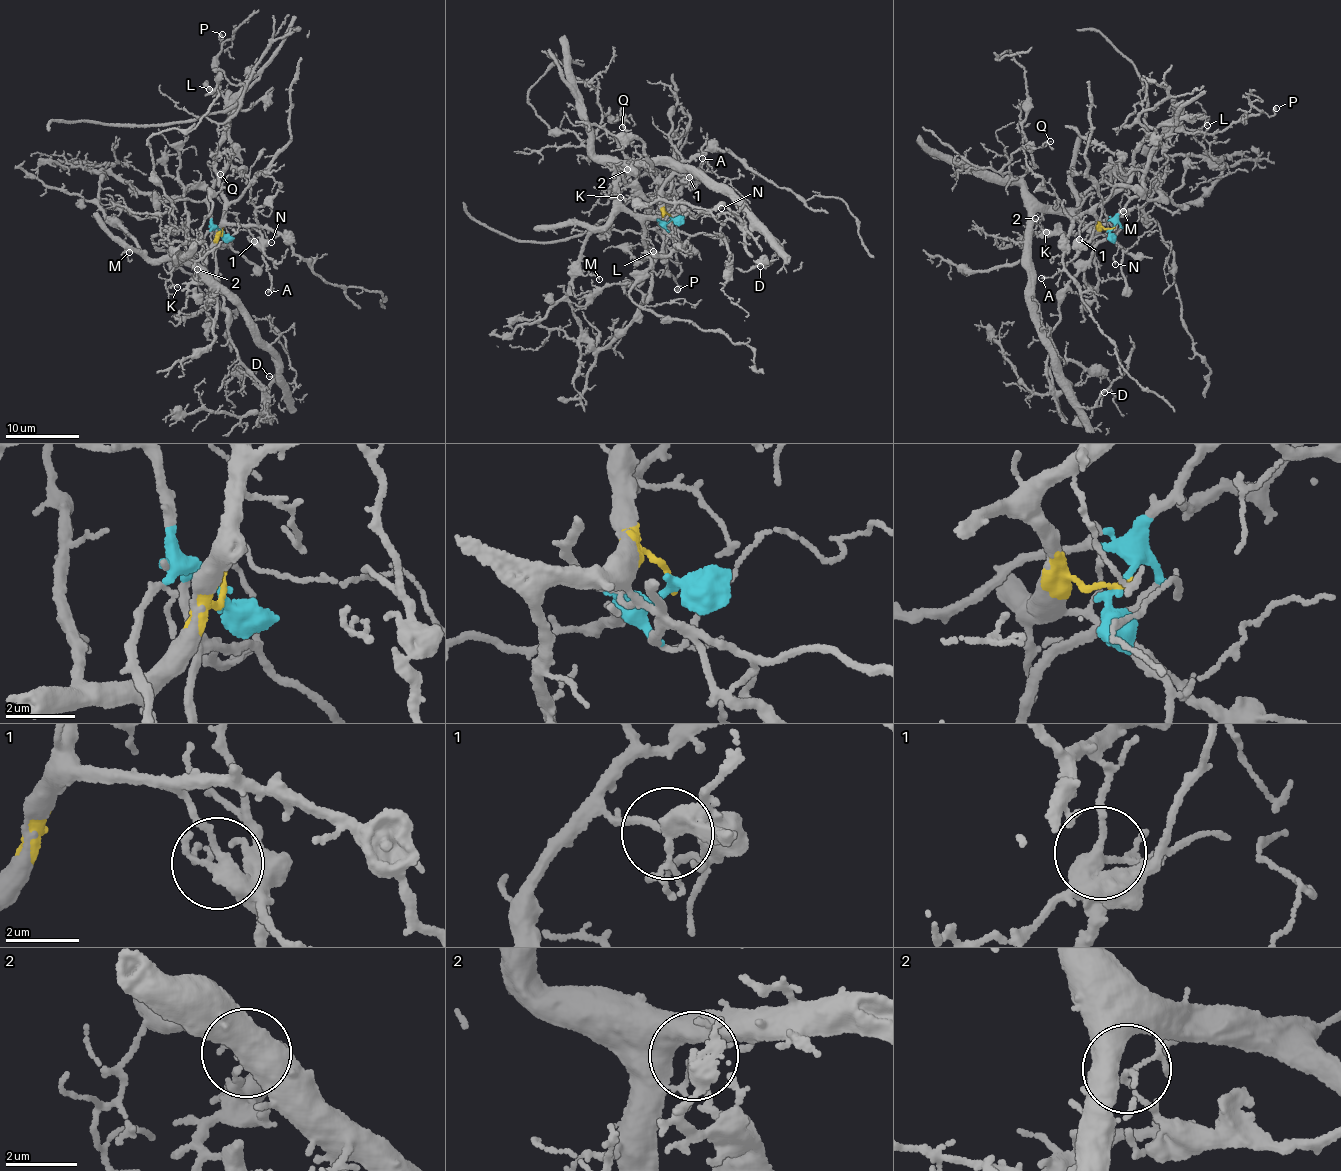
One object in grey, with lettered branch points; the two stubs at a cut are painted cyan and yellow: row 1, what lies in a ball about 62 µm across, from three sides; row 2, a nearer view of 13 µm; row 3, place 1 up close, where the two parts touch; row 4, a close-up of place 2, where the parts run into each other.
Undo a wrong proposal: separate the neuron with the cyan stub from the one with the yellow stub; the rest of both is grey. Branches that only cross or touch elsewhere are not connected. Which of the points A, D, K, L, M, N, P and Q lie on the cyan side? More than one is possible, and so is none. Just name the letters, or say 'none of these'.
L, N, P

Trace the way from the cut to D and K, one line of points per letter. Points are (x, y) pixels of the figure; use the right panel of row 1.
D: (1111, 228), (1093, 232), (1044, 211), (1031, 224), (1029, 254), (1057, 379), (1079, 405), (1097, 406), (1105, 392)
K: (1111, 228), (1093, 232), (1088, 224), (1050, 211), (1039, 221), (1046, 232)

